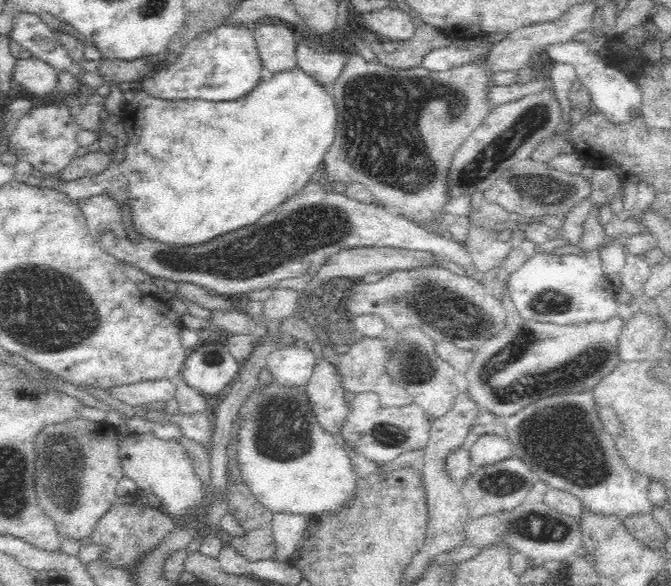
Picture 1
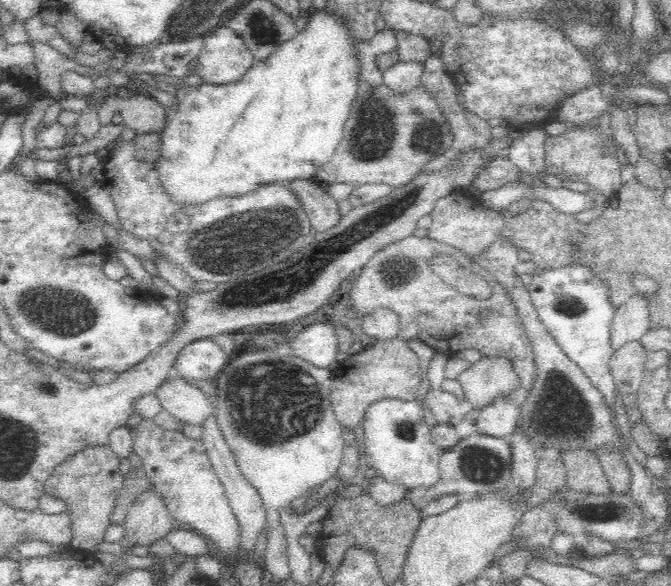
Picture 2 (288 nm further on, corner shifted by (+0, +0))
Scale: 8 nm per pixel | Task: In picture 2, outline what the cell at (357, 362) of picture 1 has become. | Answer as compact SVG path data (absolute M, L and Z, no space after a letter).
M376 340L360 354L348 354L340 358L340 366L332 372L332 386L330 386L330 400L336 412L336 418L342 426L350 426L356 430L362 424L366 408L380 400L380 398L402 398L416 402L420 380L420 360L418 356L404 344L404 340Z

